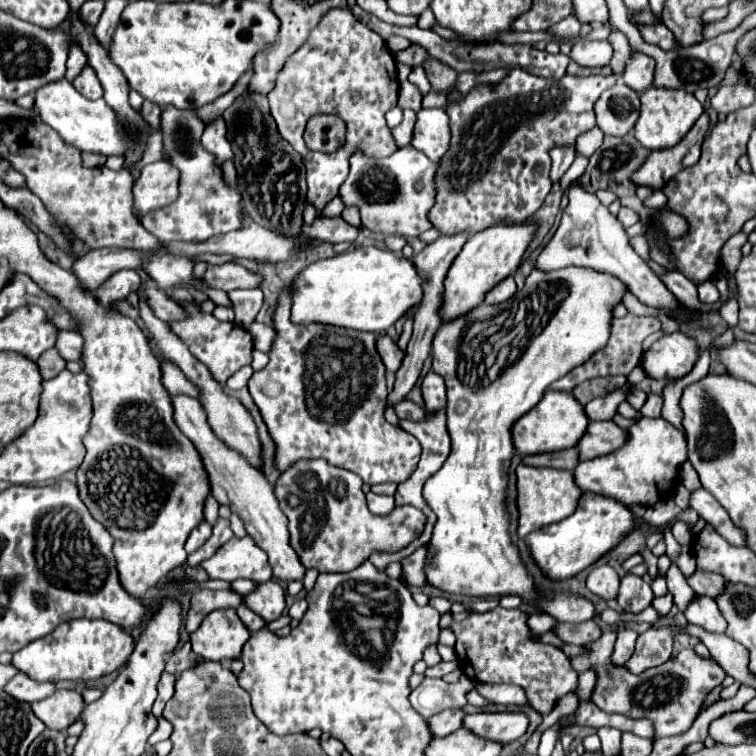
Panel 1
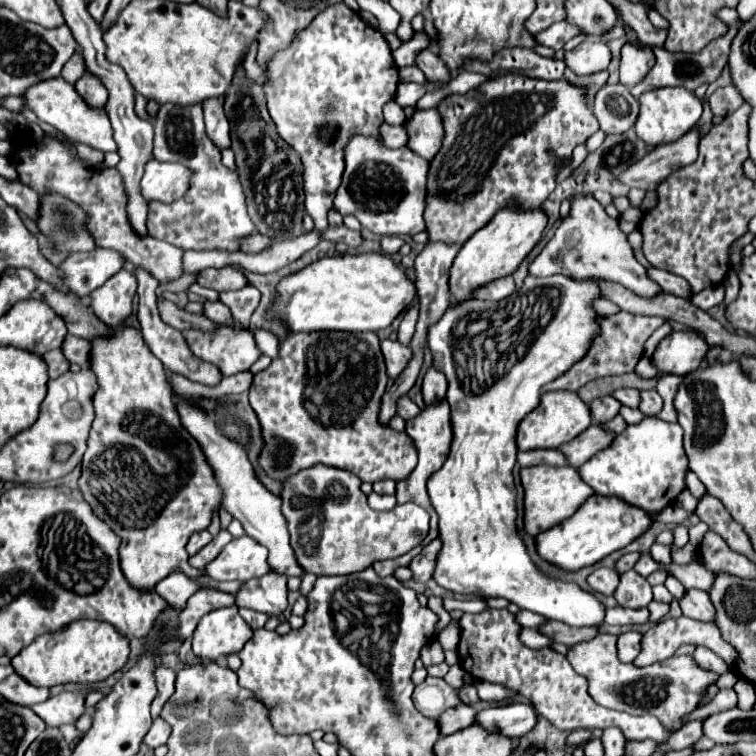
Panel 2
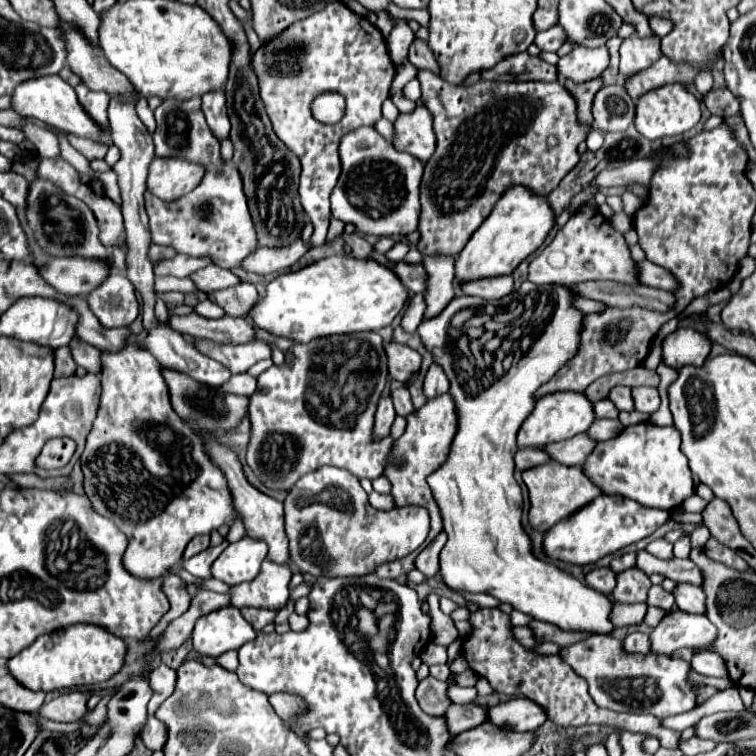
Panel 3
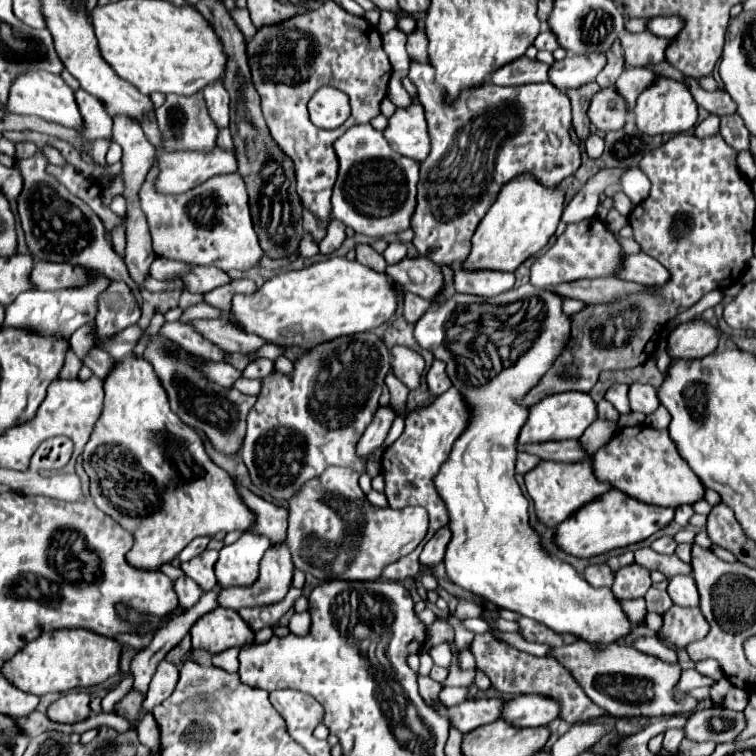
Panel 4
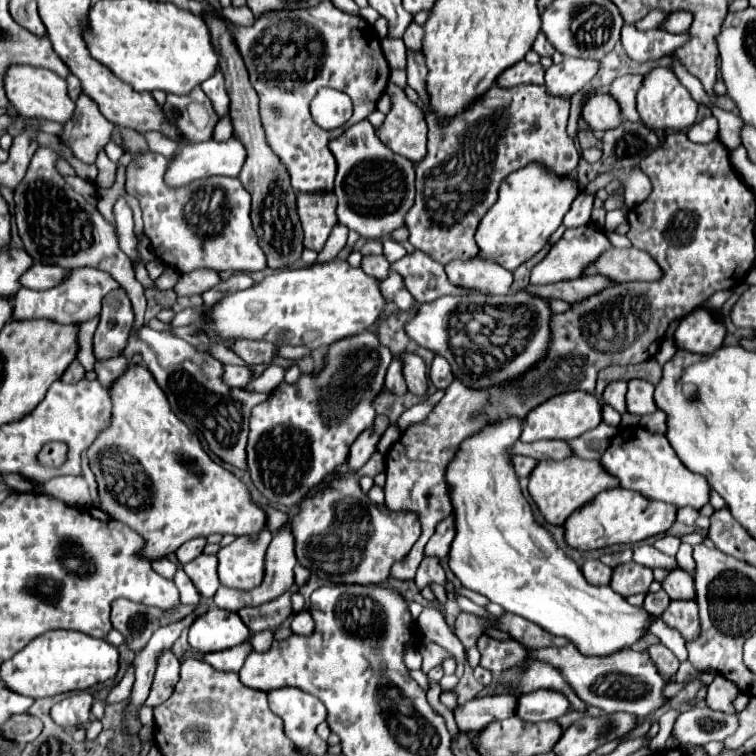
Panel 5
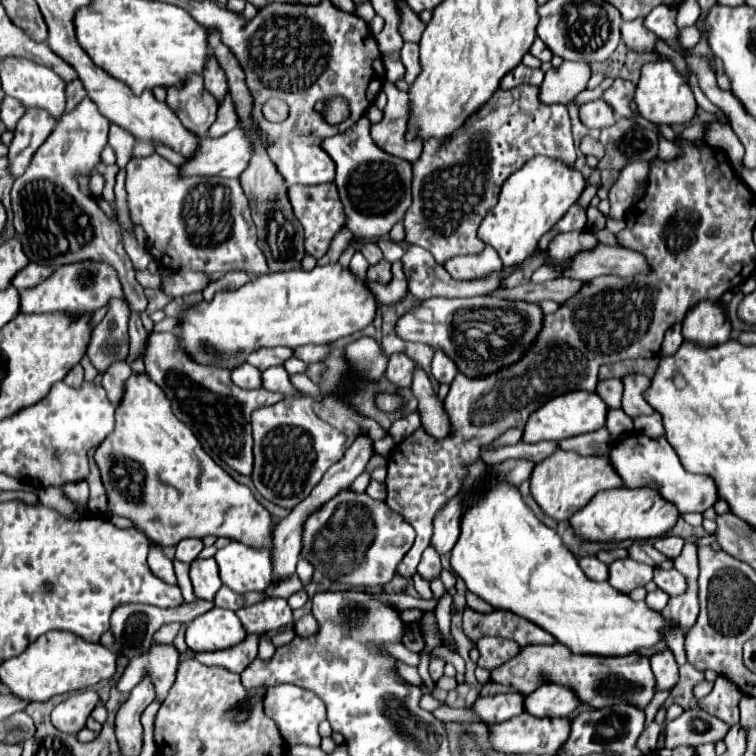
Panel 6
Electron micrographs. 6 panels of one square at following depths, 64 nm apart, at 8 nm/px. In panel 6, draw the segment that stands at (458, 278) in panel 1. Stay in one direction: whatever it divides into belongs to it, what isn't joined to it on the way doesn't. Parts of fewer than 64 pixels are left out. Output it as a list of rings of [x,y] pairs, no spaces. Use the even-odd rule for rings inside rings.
[[[536,156],[504,182],[498,204],[486,214],[478,228],[478,238],[498,252],[504,266],[520,264],[538,250],[540,238],[562,220],[568,208],[580,198],[584,186],[586,180],[574,168],[554,158]]]

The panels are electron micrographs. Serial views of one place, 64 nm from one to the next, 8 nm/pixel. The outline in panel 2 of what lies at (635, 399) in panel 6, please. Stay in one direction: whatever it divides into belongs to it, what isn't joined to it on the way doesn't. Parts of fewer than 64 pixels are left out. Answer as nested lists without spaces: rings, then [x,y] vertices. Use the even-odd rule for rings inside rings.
[[[642,390],[642,402],[638,406],[638,410],[644,416],[656,416],[662,410],[662,398],[656,390]]]

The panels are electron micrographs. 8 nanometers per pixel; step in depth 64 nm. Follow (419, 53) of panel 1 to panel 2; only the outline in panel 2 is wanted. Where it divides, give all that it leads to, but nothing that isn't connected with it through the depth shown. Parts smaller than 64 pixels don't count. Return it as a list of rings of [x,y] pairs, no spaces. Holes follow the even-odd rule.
[[[424,30],[416,32],[411,40],[392,51],[396,66],[401,68],[415,64],[418,52],[428,47],[429,39],[429,35]]]

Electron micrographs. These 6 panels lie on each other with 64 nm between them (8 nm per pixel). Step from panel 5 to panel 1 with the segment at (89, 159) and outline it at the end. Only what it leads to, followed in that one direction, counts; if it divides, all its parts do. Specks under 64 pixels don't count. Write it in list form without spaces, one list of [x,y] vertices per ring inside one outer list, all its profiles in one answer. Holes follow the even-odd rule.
[[[84,66],[84,68],[82,68],[82,72],[74,78],[72,86],[74,86],[82,96],[86,96],[88,100],[98,100],[98,98],[102,98],[102,86],[100,86],[100,82],[98,82],[98,78],[96,78],[96,74],[94,74],[94,70],[92,70],[90,66]]]

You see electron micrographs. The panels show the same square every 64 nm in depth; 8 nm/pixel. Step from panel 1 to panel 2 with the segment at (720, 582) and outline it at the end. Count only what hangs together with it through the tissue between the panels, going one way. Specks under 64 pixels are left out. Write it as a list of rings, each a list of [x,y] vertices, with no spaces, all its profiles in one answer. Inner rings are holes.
[[[668,564],[666,570],[670,574],[674,574],[676,578],[680,578],[680,582],[690,590],[690,588],[696,588],[696,590],[704,590],[704,592],[710,592],[714,580],[716,580],[716,574],[706,570],[704,566],[700,564],[690,564],[690,566],[676,566],[676,564]]]

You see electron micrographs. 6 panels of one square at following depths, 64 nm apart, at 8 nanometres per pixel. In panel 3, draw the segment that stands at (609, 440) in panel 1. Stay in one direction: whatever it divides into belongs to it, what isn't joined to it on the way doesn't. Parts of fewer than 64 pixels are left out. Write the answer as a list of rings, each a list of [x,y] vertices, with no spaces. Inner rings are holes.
[[[582,432],[566,442],[556,442],[554,446],[546,446],[544,450],[564,466],[582,466],[596,446],[598,442],[590,438],[588,432]]]

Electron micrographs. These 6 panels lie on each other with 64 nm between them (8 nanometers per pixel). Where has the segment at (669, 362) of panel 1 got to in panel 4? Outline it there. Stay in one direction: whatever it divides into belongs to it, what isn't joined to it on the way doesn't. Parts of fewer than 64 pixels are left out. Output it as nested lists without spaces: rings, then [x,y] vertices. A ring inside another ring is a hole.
[[[686,322],[670,332],[666,350],[672,360],[696,360],[712,354],[718,346],[718,340],[718,328],[708,326],[706,322]]]

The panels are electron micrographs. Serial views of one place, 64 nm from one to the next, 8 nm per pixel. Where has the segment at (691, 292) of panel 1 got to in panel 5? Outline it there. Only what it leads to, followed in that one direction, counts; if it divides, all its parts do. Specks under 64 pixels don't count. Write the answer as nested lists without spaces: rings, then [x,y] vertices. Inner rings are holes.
[[[610,248],[586,272],[586,276],[590,274],[606,274],[614,282],[656,282],[664,272],[650,254],[638,248]]]

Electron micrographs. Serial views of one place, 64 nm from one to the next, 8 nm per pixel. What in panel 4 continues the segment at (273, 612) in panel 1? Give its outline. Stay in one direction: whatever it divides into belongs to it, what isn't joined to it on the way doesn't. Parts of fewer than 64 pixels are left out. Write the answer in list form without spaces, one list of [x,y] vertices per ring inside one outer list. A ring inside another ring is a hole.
[[[286,544],[270,546],[260,564],[260,576],[250,586],[230,586],[220,590],[220,604],[224,608],[246,608],[246,606],[270,606],[280,602],[292,584],[292,562]]]

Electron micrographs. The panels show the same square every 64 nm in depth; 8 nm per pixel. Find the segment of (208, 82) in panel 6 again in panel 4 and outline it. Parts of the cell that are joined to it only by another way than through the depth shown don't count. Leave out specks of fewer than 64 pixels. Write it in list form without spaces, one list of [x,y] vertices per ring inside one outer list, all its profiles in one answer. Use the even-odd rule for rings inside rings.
[[[216,82],[214,86],[206,86],[204,100],[206,100],[208,114],[212,122],[218,126],[218,130],[228,128],[228,94],[222,82]]]

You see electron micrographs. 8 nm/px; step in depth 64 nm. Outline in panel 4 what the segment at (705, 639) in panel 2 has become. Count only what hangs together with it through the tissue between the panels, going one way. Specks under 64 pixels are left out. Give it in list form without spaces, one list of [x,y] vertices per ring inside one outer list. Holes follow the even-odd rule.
[[[672,606],[664,614],[664,624],[660,628],[660,636],[656,638],[664,646],[686,648],[688,644],[706,638],[708,632],[710,632],[710,624],[706,622],[700,610],[686,610],[680,606]]]

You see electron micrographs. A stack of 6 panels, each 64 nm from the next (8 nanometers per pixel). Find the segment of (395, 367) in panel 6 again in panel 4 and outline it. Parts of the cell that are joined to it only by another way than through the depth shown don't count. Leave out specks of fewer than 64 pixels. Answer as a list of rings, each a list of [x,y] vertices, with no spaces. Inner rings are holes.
[[[394,374],[386,376],[386,386],[390,390],[390,406],[394,408],[396,414],[404,416],[408,412],[406,410],[406,398],[408,398],[410,390],[402,382],[398,382],[398,378],[394,378]]]

